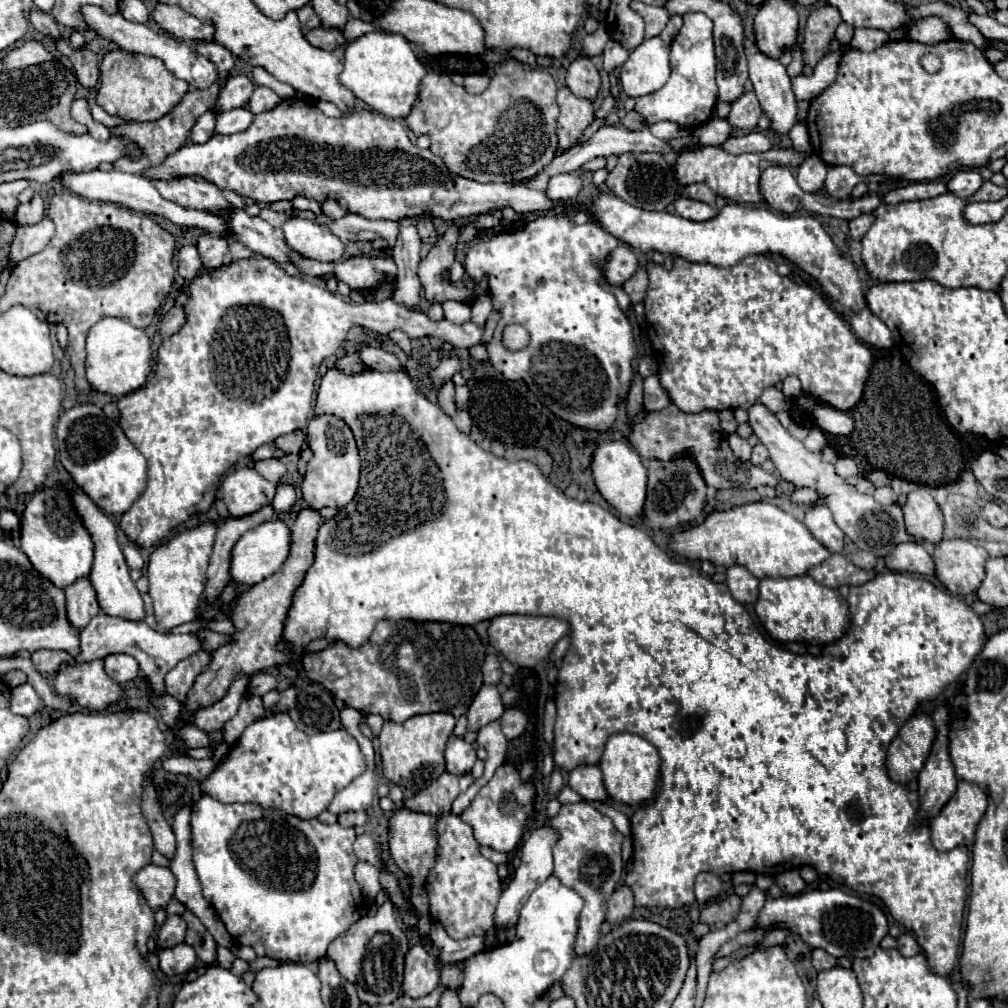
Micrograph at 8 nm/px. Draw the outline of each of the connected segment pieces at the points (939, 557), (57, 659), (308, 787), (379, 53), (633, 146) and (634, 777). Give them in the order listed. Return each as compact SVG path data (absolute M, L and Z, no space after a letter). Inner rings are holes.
M968 539L940 541L932 551L936 577L954 595L968 595L980 587L988 557L984 547Z
M98 613L82 631L80 631L80 653L78 655L70 655L66 651L50 651L50 649L40 649L36 653L32 653L32 663L34 667L42 673L42 675L56 675L60 665L72 665L72 663L88 663L88 661L96 661L102 659L106 655L112 653L126 653L132 655L142 673L150 679L152 689L162 695L164 693L164 675L178 665L178 661L198 653L202 649L202 639L194 633L184 633L184 635L174 635L174 633L158 633L154 629L150 629L144 621L128 621L128 619L120 619L120 617L110 617L104 613Z
M272 713L264 719L254 721L246 727L244 735L230 747L226 759L214 769L214 773L202 781L202 793L222 801L222 803L256 803L262 807L274 807L284 813L296 815L300 819L318 817L328 809L332 797L348 787L354 777L366 771L364 755L356 743L356 739L344 731L330 731L318 735L306 735L300 731L288 713Z
M372 31L348 43L344 51L344 69L340 73L340 83L374 111L392 119L402 119L416 103L418 85L426 73L426 67L412 53L408 41L402 35Z
M602 125L588 141L576 145L572 151L568 149L568 151L564 151L562 155L556 155L536 177L524 179L524 181L512 181L512 185L522 183L522 185L528 185L530 189L540 189L540 191L544 191L544 189L548 187L550 177L554 177L554 175L560 175L560 173L574 173L574 171L578 171L580 165L588 163L588 161L594 159L594 157L600 157L600 155L604 155L604 157L622 155L622 153L626 153L626 151L648 151L648 153L662 153L662 155L666 155L666 153L674 151L674 147L672 147L668 141L662 141L662 139L654 137L654 135L648 131L648 127L645 127L642 131L631 131L624 127Z
M616 733L606 743L606 749L600 761L600 769L602 769L604 785L606 785L610 799L628 803L628 805L638 805L638 803L648 801L654 793L656 779L660 773L660 755L656 747L650 745L646 739L642 739L640 735Z

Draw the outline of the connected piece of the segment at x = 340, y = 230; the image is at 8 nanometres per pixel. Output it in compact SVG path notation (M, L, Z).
M296 211L294 215L328 225L344 243L384 239L390 247L394 247L400 233L400 221L384 221L384 219L370 221L370 219L364 219L354 213L348 213L346 217L342 217L338 221L332 221L328 215L314 215L312 211L304 211L304 213Z

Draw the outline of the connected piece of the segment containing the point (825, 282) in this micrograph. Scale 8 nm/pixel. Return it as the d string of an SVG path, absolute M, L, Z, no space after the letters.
M602 193L592 201L588 213L580 211L572 215L572 223L582 225L586 221L598 221L604 231L614 235L618 241L632 245L638 251L660 251L664 255L678 255L696 263L712 263L718 267L730 267L748 255L778 253L806 273L810 273L824 291L842 303L846 309L860 309L866 305L864 291L856 267L850 259L842 257L830 235L812 215L782 215L776 211L750 205L728 203L716 217L708 221L688 221L668 211L646 211L628 205L612 193Z

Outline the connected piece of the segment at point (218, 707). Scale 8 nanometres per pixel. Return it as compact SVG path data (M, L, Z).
M236 675L230 689L226 691L226 695L216 701L214 705L208 705L204 709L196 709L192 713L192 721L198 729L202 729L204 733L212 733L212 731L222 731L226 721L230 721L238 707L240 707L240 701L242 697L246 695L246 689L248 689L248 677L244 675Z

